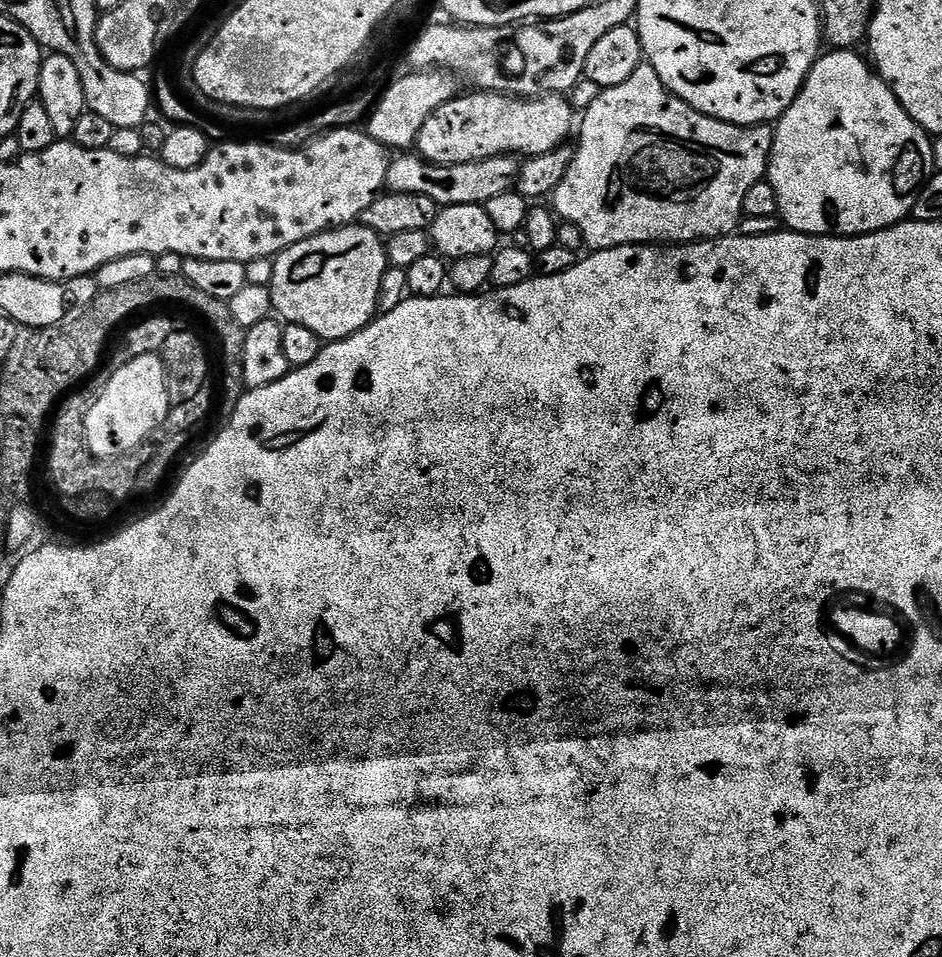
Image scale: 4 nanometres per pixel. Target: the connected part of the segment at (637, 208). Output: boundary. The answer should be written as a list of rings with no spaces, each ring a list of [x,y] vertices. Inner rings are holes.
[[[641,62],[638,70],[622,82],[622,86],[614,86],[600,90],[588,108],[583,109],[584,121],[579,121],[580,145],[575,145],[570,162],[570,170],[566,170],[566,178],[556,187],[550,197],[551,207],[555,215],[563,223],[578,226],[582,230],[582,238],[589,249],[617,248],[627,244],[651,244],[653,246],[671,246],[674,244],[691,244],[702,240],[717,240],[719,236],[731,236],[737,231],[744,216],[746,194],[768,174],[768,160],[772,156],[773,129],[767,124],[755,124],[752,128],[743,128],[730,122],[722,122],[718,118],[710,118],[698,110],[694,110],[682,98],[678,98],[658,78],[658,74],[646,62]]]

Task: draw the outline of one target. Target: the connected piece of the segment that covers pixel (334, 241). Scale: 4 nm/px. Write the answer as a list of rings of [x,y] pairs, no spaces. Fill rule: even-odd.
[[[359,223],[306,238],[281,252],[275,257],[275,262],[274,278],[270,285],[275,315],[281,321],[314,330],[314,334],[318,334],[324,342],[345,340],[372,323],[378,312],[378,290],[382,286],[382,274],[386,274],[390,266],[385,241],[377,232]]]

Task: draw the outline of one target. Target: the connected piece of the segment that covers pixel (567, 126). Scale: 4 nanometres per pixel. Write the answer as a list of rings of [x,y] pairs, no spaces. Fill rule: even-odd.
[[[472,90],[469,96],[464,94],[457,95],[456,99],[446,102],[442,106],[438,106],[438,110],[434,110],[430,114],[430,118],[426,118],[426,123],[422,125],[422,130],[418,134],[416,143],[414,145],[415,151],[424,160],[429,160],[431,164],[465,164],[466,162],[478,162],[479,160],[485,160],[486,158],[494,158],[501,154],[511,154],[517,158],[534,158],[538,154],[546,154],[550,150],[561,147],[565,143],[564,140],[568,135],[573,135],[574,132],[574,120],[572,124],[572,114],[574,114],[574,108],[571,103],[563,95],[559,96],[538,96],[535,98],[517,98],[514,96],[503,96],[497,92],[482,92],[479,90]]]

